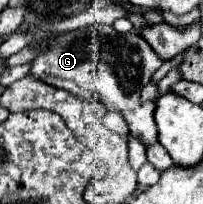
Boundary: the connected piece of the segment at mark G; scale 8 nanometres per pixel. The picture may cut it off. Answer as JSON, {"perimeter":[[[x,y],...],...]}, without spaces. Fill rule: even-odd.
{"perimeter":[[[92,24],[92,28],[72,30],[60,34],[54,40],[48,40],[48,50],[46,54],[34,58],[30,76],[50,86],[74,92],[86,100],[106,102],[110,110],[120,110],[130,126],[130,134],[148,148],[154,142],[158,142],[158,130],[154,124],[156,104],[140,102],[140,92],[160,66],[162,60],[158,58],[158,54],[134,30],[120,34],[112,26]],[[90,36],[92,36],[92,54],[90,54]]]}

